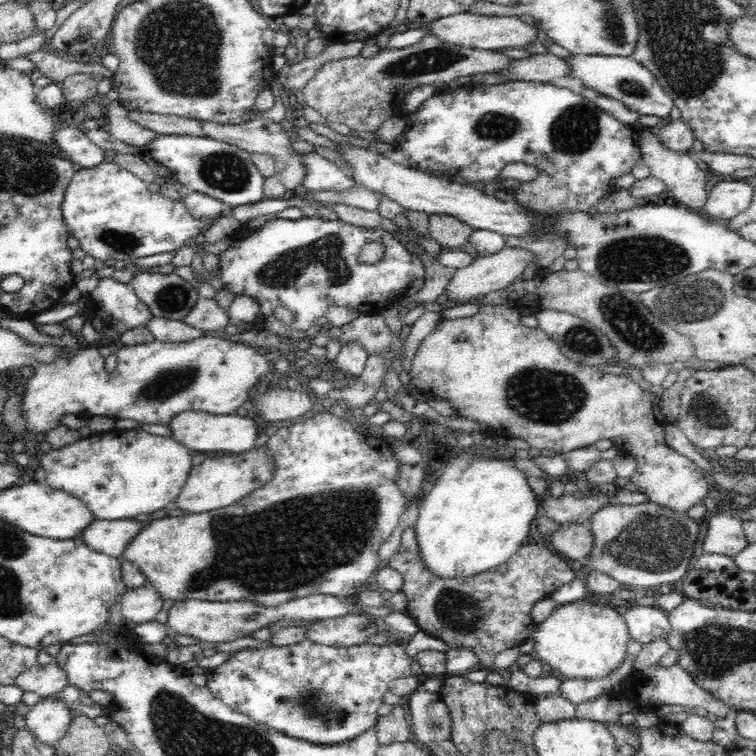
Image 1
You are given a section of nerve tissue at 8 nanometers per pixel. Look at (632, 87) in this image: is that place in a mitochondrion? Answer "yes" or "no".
yes

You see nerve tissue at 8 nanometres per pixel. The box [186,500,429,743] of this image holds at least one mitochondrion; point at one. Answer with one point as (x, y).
(318, 707)

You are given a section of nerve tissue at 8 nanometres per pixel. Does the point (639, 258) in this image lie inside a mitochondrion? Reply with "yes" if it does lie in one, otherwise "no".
yes

